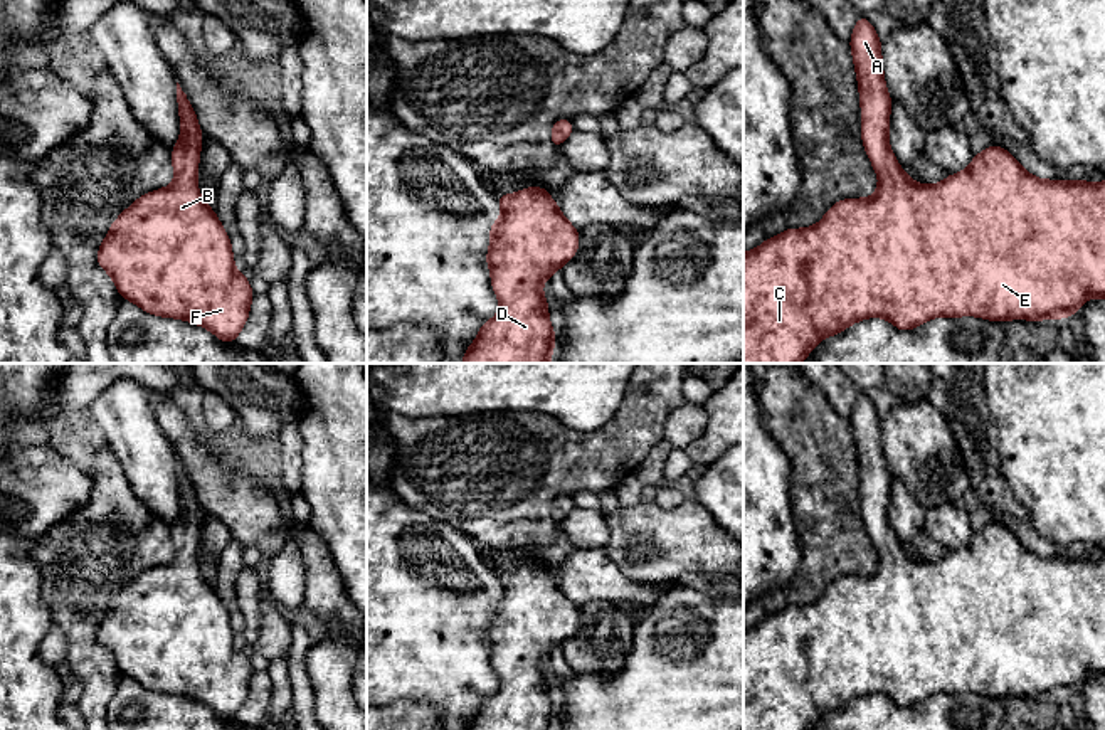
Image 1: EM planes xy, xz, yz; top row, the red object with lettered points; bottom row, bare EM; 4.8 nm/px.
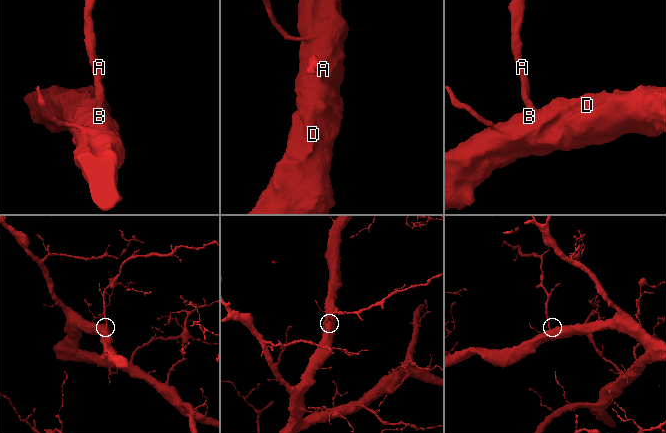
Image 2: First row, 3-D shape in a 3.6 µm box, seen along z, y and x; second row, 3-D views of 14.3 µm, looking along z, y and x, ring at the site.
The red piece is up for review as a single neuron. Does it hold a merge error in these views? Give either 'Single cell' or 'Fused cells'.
Single cell

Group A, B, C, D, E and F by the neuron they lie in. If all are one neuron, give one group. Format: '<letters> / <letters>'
A B C D E F

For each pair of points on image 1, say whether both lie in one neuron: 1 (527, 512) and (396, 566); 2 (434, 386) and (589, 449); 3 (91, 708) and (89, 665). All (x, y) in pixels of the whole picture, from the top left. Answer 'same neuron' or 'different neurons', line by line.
1: different neurons
2: different neurons
3: same neuron

